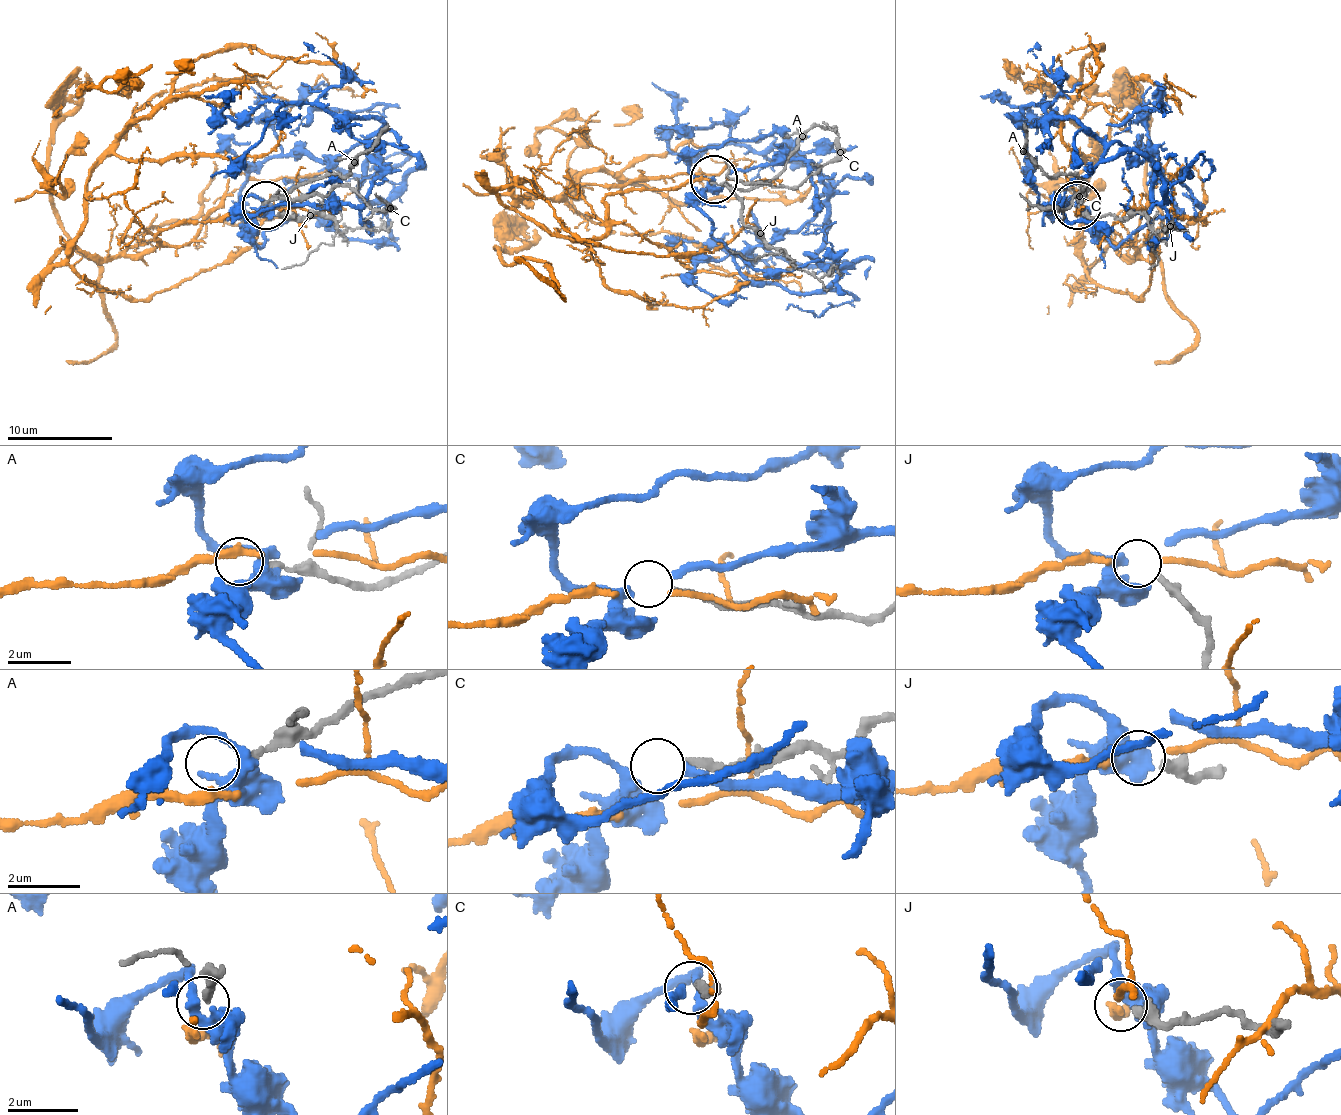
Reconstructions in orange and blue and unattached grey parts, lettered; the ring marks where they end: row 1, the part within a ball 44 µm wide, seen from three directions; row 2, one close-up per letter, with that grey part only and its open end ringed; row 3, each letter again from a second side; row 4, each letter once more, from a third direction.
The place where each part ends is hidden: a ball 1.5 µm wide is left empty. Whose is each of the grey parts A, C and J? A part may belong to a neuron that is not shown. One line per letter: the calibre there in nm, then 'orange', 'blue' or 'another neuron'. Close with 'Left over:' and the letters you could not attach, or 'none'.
A: 170 nm | another neuron
C: 200 nm | another neuron
J: 300 nm | another neuron
Left over: A, C, J

